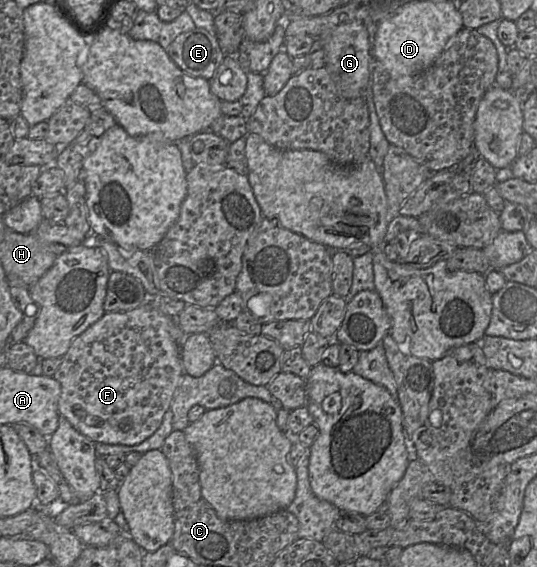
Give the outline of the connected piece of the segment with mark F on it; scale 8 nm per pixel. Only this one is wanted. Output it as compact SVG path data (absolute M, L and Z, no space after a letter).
M147 300L141 306L130 311L105 312L97 322L71 342L68 351L62 357L59 368L53 375L61 385L61 393L58 402L59 414L64 416L77 431L94 443L137 445L153 435L160 427L164 414L170 408L176 388L181 381L181 377L185 374L181 360L180 345L176 341L176 325L177 318L164 314L155 307L150 300Z

